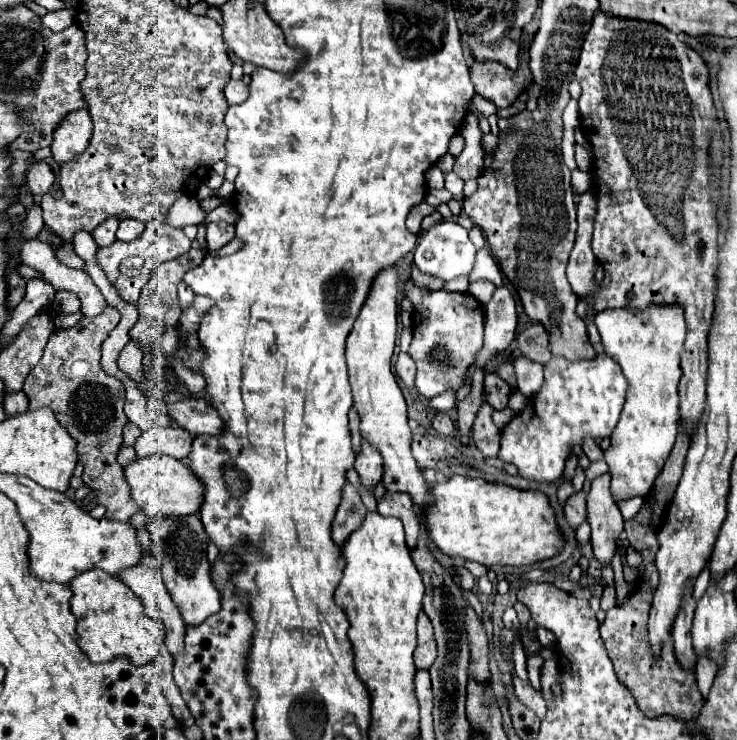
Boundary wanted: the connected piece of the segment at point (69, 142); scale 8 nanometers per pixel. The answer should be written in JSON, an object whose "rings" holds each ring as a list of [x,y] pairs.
{"rings":[[[80,109],[70,113],[54,131],[54,141],[50,145],[54,153],[54,161],[58,165],[66,165],[68,161],[74,161],[80,153],[84,153],[90,137],[92,137],[92,119],[88,111]]]}

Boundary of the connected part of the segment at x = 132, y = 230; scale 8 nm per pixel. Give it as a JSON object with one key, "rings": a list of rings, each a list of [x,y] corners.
{"rings":[[[122,219],[116,237],[120,241],[134,241],[136,237],[140,237],[142,231],[144,231],[144,223],[140,223],[136,219]]]}

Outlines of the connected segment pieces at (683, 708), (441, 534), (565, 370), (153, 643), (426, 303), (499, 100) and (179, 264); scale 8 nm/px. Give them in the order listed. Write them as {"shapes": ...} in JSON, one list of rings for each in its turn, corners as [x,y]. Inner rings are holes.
{"shapes":[[[[654,489],[646,497],[642,509],[636,513],[634,519],[626,521],[626,535],[630,547],[634,547],[642,555],[642,565],[644,573],[638,577],[636,589],[630,595],[626,605],[614,605],[614,609],[606,611],[606,619],[600,625],[600,635],[606,647],[606,653],[614,665],[614,673],[618,679],[630,689],[634,695],[640,711],[650,717],[660,717],[660,715],[672,715],[674,719],[680,719],[684,723],[690,723],[696,719],[700,713],[704,699],[696,687],[696,675],[694,669],[684,669],[680,667],[676,655],[674,655],[674,645],[672,639],[664,643],[664,649],[660,657],[652,657],[652,649],[648,645],[648,611],[652,605],[652,595],[656,589],[656,565],[654,565],[654,555],[660,543],[656,541],[656,531],[650,529],[652,523],[652,503],[654,503]]],[[[462,475],[450,477],[446,483],[434,485],[436,503],[424,511],[424,521],[428,537],[438,545],[438,549],[460,561],[476,561],[486,567],[492,565],[510,565],[524,567],[552,559],[562,553],[566,541],[558,529],[554,509],[548,503],[548,497],[538,489],[516,489],[504,483],[490,483],[484,479],[470,479]]],[[[596,355],[592,361],[566,361],[564,357],[552,357],[544,367],[544,385],[540,393],[536,393],[502,429],[498,459],[516,465],[518,473],[526,479],[540,483],[558,481],[572,445],[580,445],[586,437],[602,439],[612,433],[626,391],[626,377],[608,355]]],[[[100,569],[80,573],[70,583],[72,613],[76,617],[78,645],[92,663],[106,663],[116,657],[128,657],[132,665],[146,665],[154,661],[164,643],[164,625],[150,619],[140,605],[140,599],[116,577]]],[[[412,279],[404,283],[404,295],[410,299],[414,307],[414,325],[412,325],[412,343],[408,355],[418,365],[416,375],[416,389],[424,397],[434,397],[449,388],[457,391],[466,382],[466,371],[472,365],[476,351],[482,347],[482,333],[484,333],[484,311],[478,299],[470,293],[452,293],[452,291],[428,291],[418,287]],[[434,347],[443,347],[447,352],[447,363],[450,369],[445,372],[435,369],[429,363],[430,351]]],[[[474,59],[470,71],[476,93],[490,99],[500,109],[510,107],[518,99],[518,95],[532,83],[528,61],[522,61],[516,71],[510,71],[500,63],[478,63]]],[[[190,249],[188,253],[180,255],[178,259],[172,259],[172,261],[166,261],[158,267],[158,271],[152,273],[150,281],[144,285],[142,289],[142,295],[140,295],[140,301],[138,301],[138,311],[140,311],[140,319],[138,323],[132,327],[130,331],[130,337],[136,339],[140,343],[140,347],[158,347],[160,345],[160,339],[162,339],[162,331],[164,331],[164,315],[166,311],[170,309],[172,301],[176,299],[176,287],[178,283],[182,281],[184,273],[198,267],[200,261],[204,259],[204,251],[202,249]]]]}

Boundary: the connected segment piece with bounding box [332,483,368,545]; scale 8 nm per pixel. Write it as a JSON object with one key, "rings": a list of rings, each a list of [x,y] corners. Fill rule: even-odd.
{"rings":[[[346,483],[342,489],[342,503],[340,503],[336,519],[334,519],[332,539],[338,545],[344,545],[344,541],[362,525],[364,513],[368,513],[368,511],[360,499],[360,493],[356,491],[354,485]]]}

